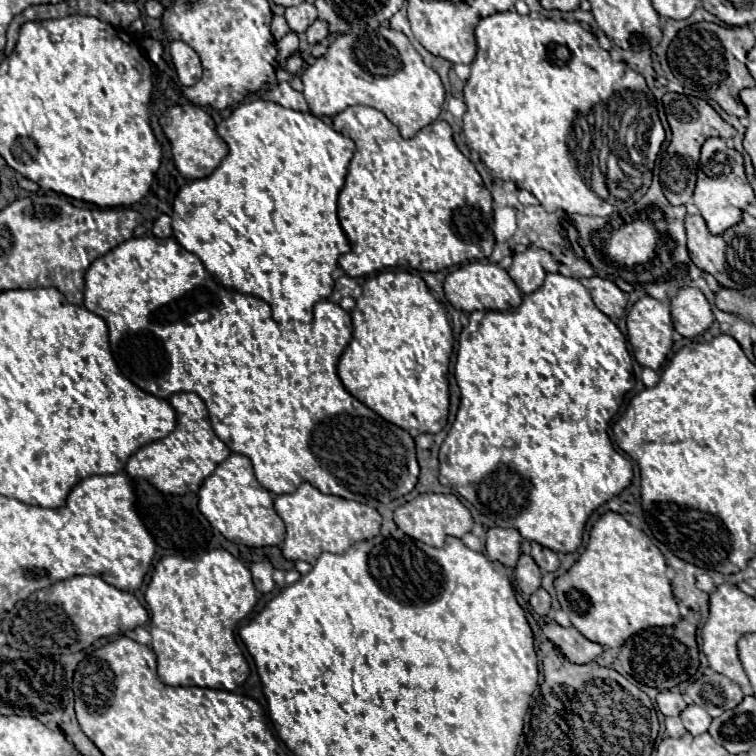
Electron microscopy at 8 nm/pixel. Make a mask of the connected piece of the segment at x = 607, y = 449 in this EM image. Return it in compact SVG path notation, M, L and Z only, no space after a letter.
M549 274L541 288L535 292L523 296L521 306L517 306L513 312L493 312L493 310L475 310L469 314L469 324L459 334L459 350L455 360L455 378L461 390L461 404L457 418L441 444L439 450L439 482L443 486L453 488L459 496L463 496L467 502L471 502L481 514L491 518L497 526L503 528L517 528L523 538L539 542L541 546L553 550L553 552L573 552L581 546L583 528L589 518L589 514L601 506L603 502L617 496L621 490L625 490L631 484L633 478L633 466L631 462L621 456L607 434L609 420L619 410L619 404L627 390L633 388L633 368L631 368L631 356L627 350L625 336L621 330L595 306L591 300L589 290L577 280L567 278L563 274Z

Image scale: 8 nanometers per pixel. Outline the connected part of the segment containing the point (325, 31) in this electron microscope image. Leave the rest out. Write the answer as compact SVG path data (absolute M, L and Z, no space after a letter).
M319 18L309 26L307 30L307 42L309 44L317 44L323 42L329 36L329 26L325 26L325 22L321 22Z

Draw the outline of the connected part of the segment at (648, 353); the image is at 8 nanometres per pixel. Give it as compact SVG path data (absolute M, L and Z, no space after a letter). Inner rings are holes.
M643 296L631 306L631 310L627 314L627 338L633 348L635 360L641 366L651 368L655 372L661 370L661 366L665 364L667 354L671 352L671 346L673 346L671 334L673 334L673 322L671 322L671 310L669 310L667 302L659 302L651 296Z

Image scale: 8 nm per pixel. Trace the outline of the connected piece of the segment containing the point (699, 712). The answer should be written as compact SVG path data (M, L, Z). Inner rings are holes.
M689 704L683 712L681 712L681 720L683 720L683 726L693 734L693 736L699 736L699 734L705 734L711 726L711 716L707 714L705 708L697 706L697 704Z

